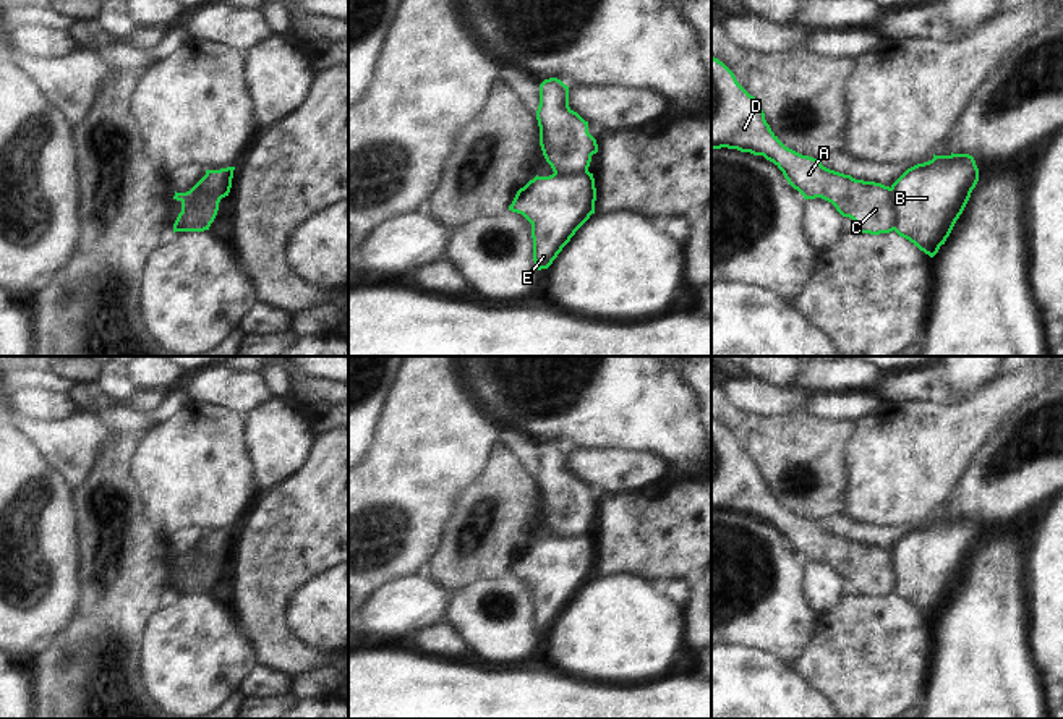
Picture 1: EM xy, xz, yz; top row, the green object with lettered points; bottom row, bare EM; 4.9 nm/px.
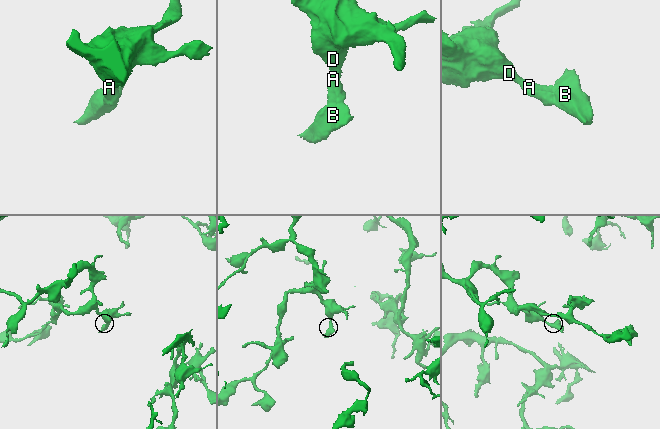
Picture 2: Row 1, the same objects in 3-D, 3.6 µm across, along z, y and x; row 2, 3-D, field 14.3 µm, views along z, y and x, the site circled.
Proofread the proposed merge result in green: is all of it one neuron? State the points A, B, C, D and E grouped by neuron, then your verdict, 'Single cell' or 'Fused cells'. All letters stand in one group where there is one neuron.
Groups: A C D / B E. Fused cells

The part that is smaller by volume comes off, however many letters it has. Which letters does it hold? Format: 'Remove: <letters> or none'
Remove: B, E

